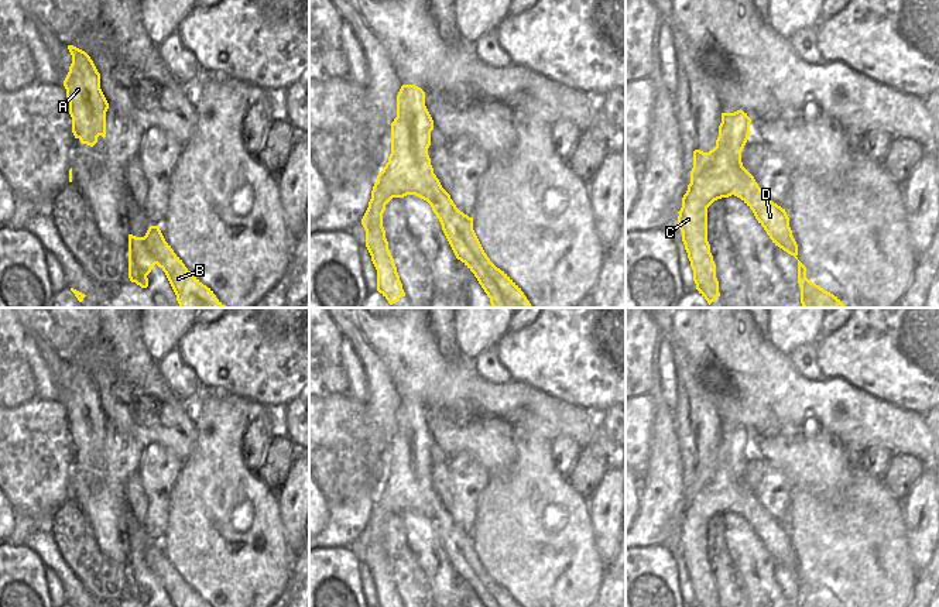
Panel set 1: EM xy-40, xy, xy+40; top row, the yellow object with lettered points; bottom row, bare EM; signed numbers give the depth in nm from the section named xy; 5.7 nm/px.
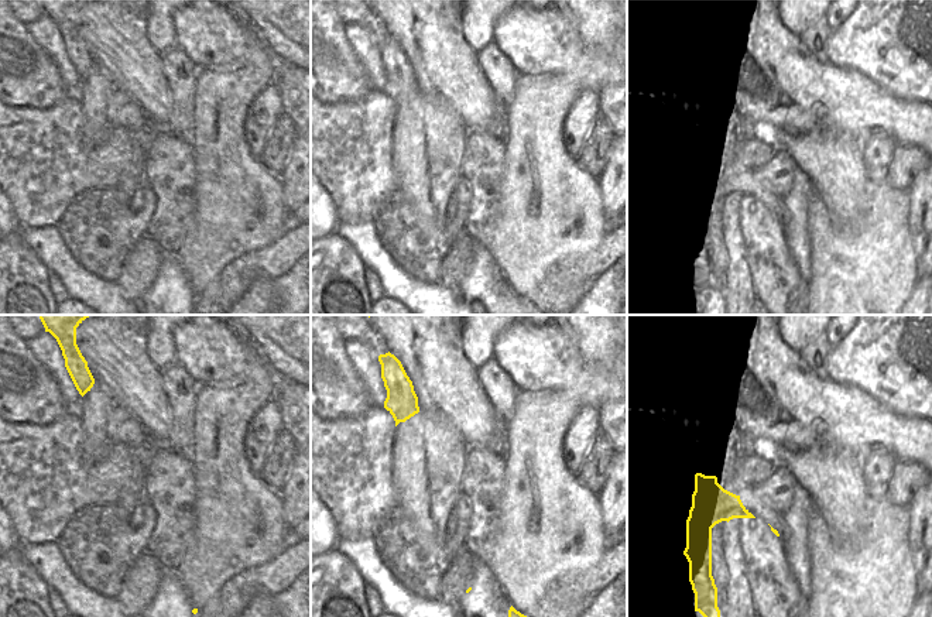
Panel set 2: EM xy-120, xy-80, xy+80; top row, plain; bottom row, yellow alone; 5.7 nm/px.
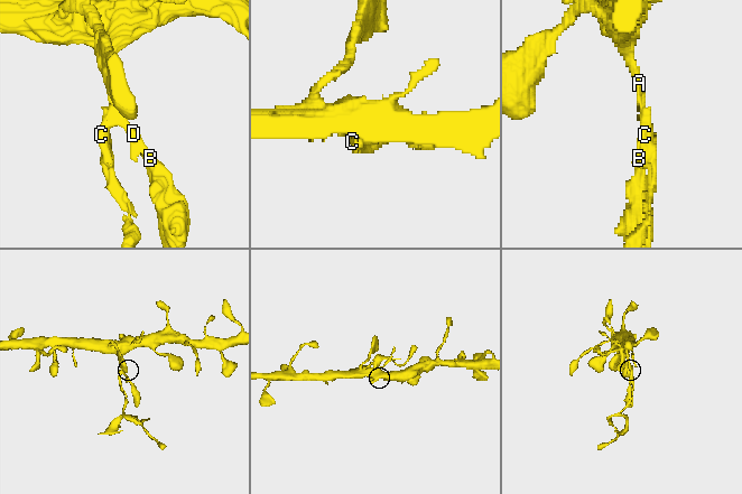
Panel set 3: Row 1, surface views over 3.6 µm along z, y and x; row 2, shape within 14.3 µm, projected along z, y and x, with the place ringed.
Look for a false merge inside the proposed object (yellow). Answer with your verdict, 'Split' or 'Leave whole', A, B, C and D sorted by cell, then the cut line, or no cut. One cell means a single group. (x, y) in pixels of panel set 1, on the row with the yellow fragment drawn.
Split. Groups: A / B C D. Split along xy (391, 143), (413, 146), (415, 160), (421, 165), (429, 164)

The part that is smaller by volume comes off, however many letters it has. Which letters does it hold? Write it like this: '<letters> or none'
B, C, D

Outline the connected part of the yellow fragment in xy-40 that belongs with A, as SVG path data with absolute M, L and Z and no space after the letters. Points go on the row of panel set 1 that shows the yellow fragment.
M68 45L72 55L69 72L64 80L72 117L72 133L82 144L93 147L97 137L106 137L106 112L109 103L100 89L100 73L90 56Z

